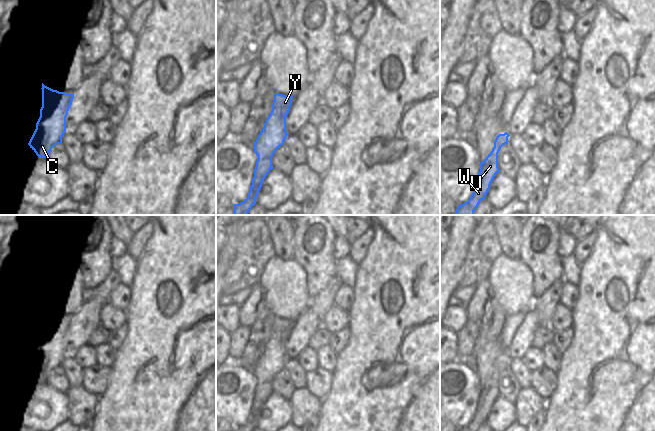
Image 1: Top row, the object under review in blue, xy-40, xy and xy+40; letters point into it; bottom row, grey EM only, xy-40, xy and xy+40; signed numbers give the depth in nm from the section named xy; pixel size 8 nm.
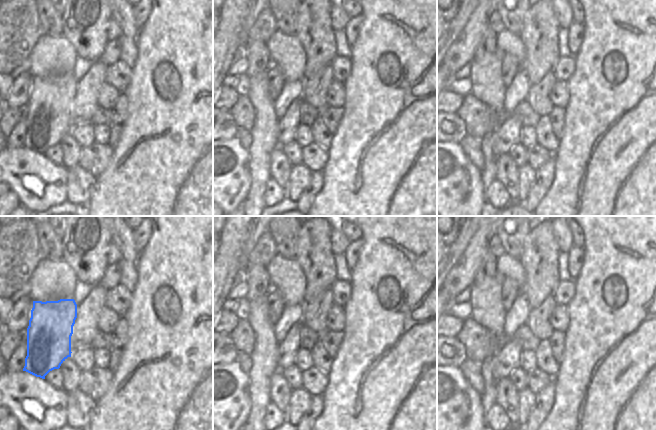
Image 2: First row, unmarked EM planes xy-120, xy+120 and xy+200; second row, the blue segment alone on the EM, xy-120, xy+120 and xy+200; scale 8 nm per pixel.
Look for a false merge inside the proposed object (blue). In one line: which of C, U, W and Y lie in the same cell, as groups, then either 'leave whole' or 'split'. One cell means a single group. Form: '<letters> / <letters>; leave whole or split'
C U W Y; leave whole

